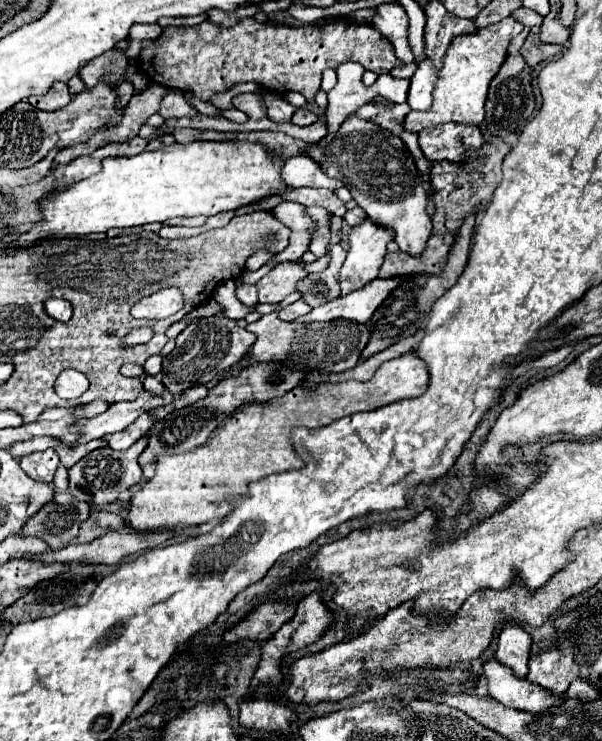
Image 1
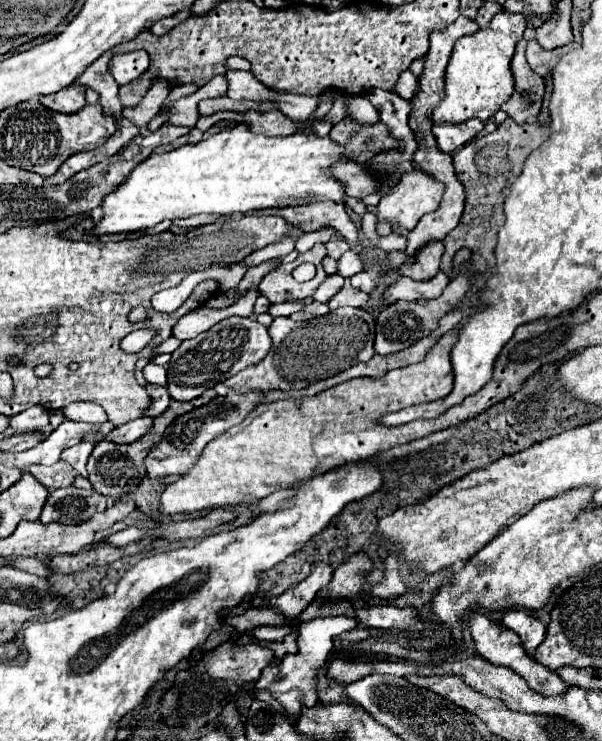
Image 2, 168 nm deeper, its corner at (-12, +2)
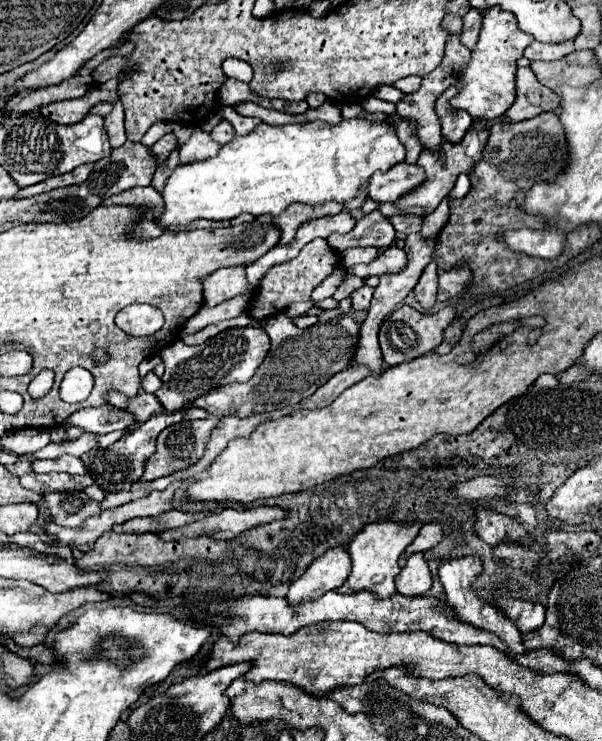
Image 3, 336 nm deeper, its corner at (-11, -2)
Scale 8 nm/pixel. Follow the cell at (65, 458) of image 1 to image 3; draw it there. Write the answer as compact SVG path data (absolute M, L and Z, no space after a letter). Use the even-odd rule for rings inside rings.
M61 456L57 460L35 460L33 472L69 472L69 474L85 474L85 466L81 458Z

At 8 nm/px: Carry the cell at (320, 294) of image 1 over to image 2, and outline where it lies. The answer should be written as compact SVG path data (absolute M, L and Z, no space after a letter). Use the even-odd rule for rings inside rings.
M346 278L344 288L328 302L328 308L330 308L331 311L340 308L340 306L356 306L356 308L362 308L362 306L368 302L368 298L370 298L370 294L366 294L366 292L362 292L362 290L358 290L358 288L354 288L354 286L350 284L350 280Z

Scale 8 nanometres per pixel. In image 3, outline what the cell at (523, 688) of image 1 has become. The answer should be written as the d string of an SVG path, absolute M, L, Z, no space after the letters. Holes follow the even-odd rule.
M465 556L465 558L455 558L455 560L449 560L449 562L443 562L439 566L439 580L445 586L447 604L453 608L457 620L461 620L465 624L471 624L477 630L487 630L487 632L497 634L507 644L507 650L509 650L507 656L513 660L513 658L525 654L521 632L515 628L515 624L511 624L511 620L505 620L505 616L499 612L499 608L483 602L477 596L477 592L471 588L471 582L475 580L475 576L479 572L481 572L481 560L479 560L479 556Z

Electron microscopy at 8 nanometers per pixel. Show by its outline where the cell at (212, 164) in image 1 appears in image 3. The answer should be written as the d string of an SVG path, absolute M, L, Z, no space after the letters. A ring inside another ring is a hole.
M341 120L341 124L337 126L329 126L329 124L305 124L305 126L269 126L269 124L259 124L253 132L245 134L245 136L235 136L231 142L227 142L225 146L221 146L219 154L215 158L207 158L207 160L199 160L199 162L181 162L177 164L177 168L173 170L173 174L167 178L163 190L161 190L161 196L163 196L163 202L165 202L165 208L163 212L159 214L159 218L155 220L159 226L177 226L177 224L193 224L195 220L199 218L205 218L205 220L231 220L243 212L249 212L249 214L255 214L255 216L261 216L261 214L271 214L271 216L279 216L283 210L287 210L291 204L307 204L307 206L323 206L325 202L339 202L343 206L343 210L353 210L353 208L359 208L363 204L363 200L367 198L367 180L371 178L371 174L375 170L387 170L391 168L393 164L397 162L403 162L405 160L405 146L399 142L397 134L395 134L395 128L389 126L387 122L379 124L379 122L369 122L369 120Z

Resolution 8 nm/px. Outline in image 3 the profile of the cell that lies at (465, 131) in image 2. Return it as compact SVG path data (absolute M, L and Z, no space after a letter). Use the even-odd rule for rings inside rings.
M453 84L449 86L439 98L437 98L437 116L441 120L441 128L443 128L443 138L451 144L459 144L463 140L463 136L467 134L467 130L471 128L473 120L467 112L455 112L447 100L449 96L455 96L455 88L459 88L459 84Z

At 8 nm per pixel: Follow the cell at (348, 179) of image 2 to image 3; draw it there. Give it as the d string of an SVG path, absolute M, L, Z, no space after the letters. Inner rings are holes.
M399 162L387 172L375 172L369 178L367 196L375 202L395 202L403 192L407 192L407 188L415 188L419 178L423 178L423 172L419 172L417 164Z

